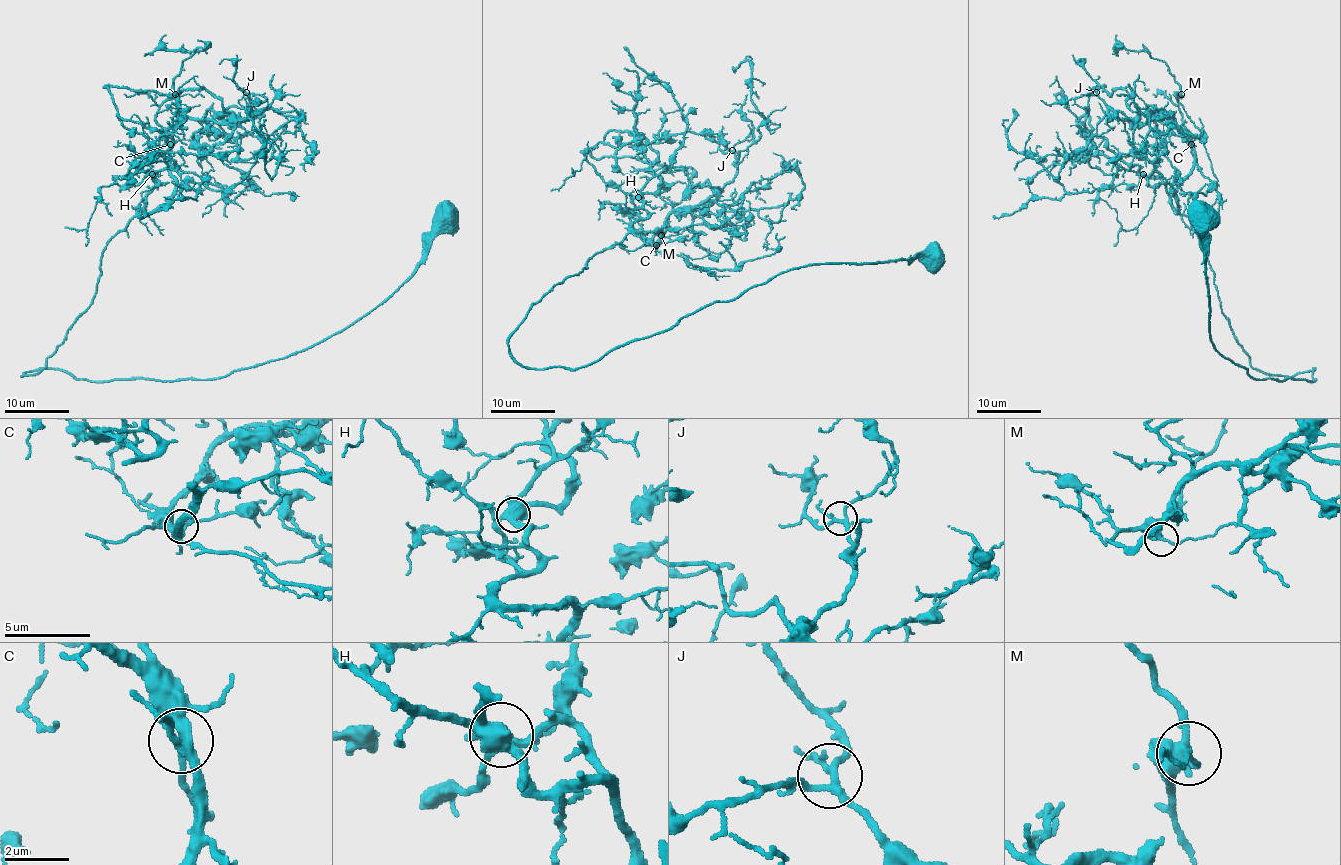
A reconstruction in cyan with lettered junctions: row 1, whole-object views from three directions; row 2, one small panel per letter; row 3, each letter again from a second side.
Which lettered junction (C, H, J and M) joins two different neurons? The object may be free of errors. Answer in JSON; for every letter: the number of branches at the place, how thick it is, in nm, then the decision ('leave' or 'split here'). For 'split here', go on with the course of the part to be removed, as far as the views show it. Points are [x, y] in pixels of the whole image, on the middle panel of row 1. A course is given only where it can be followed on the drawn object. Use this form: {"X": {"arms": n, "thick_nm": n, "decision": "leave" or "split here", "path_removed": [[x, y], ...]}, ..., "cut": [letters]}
{"C": {"arms": 4, "thick_nm": 320, "decision": "leave"}, "H": {"arms": 4, "thick_nm": 550, "decision": "leave"}, "J": {"arms": 4, "thick_nm": 200, "decision": "leave"}, "M": {"arms": 3, "thick_nm": 400, "decision": "leave"}, "cut": []}

